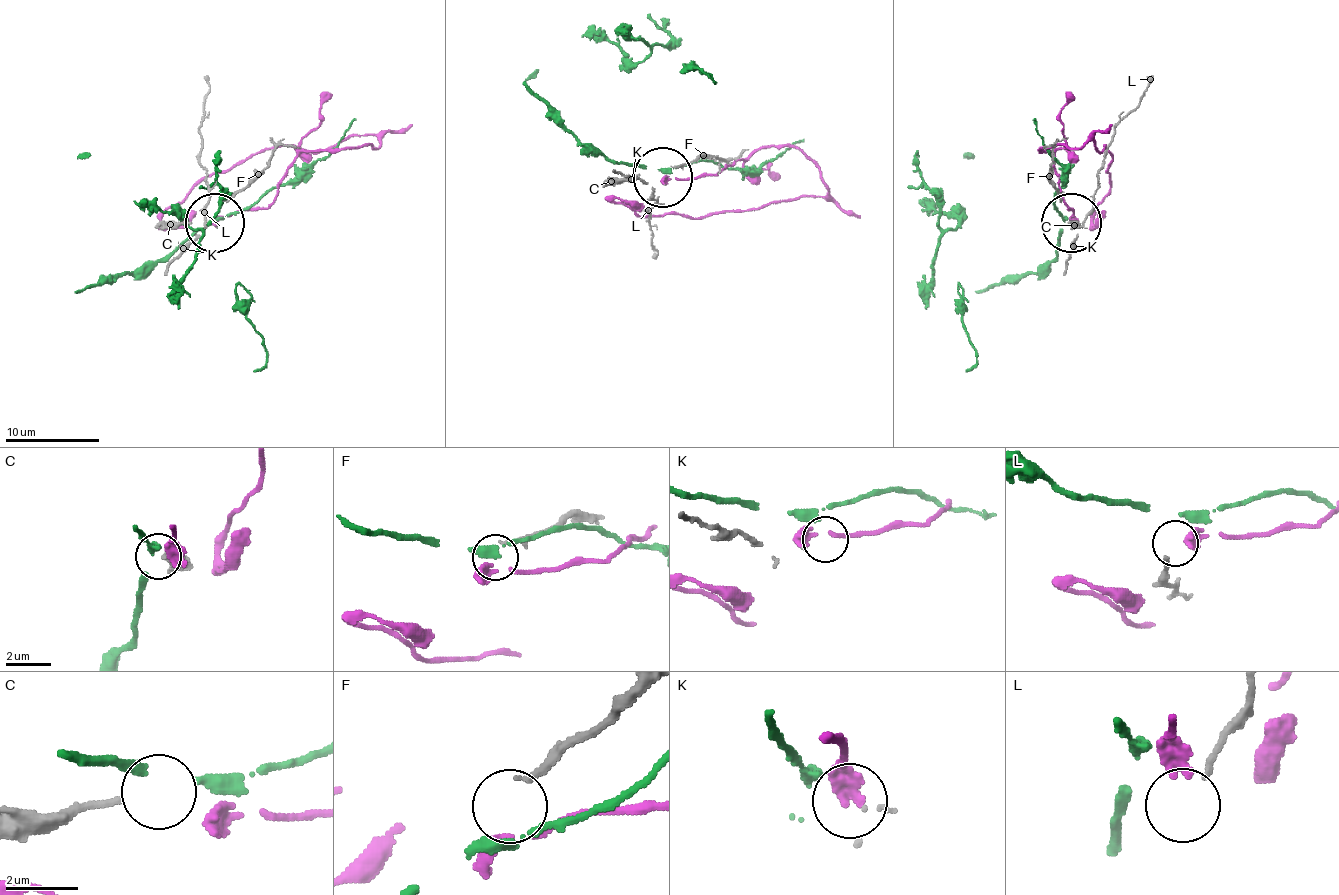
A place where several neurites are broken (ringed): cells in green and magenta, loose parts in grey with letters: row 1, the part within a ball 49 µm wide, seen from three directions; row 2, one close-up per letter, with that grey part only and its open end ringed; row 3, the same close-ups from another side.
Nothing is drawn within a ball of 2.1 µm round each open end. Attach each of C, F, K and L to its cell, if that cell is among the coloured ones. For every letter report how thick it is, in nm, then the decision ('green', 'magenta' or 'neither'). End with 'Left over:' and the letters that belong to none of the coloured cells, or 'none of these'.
C: calibre 190 nm; green
F: calibre 200 nm; neither
K: calibre 50 nm; neither
L: calibre 150 nm; neither
Left over: F, K, L

